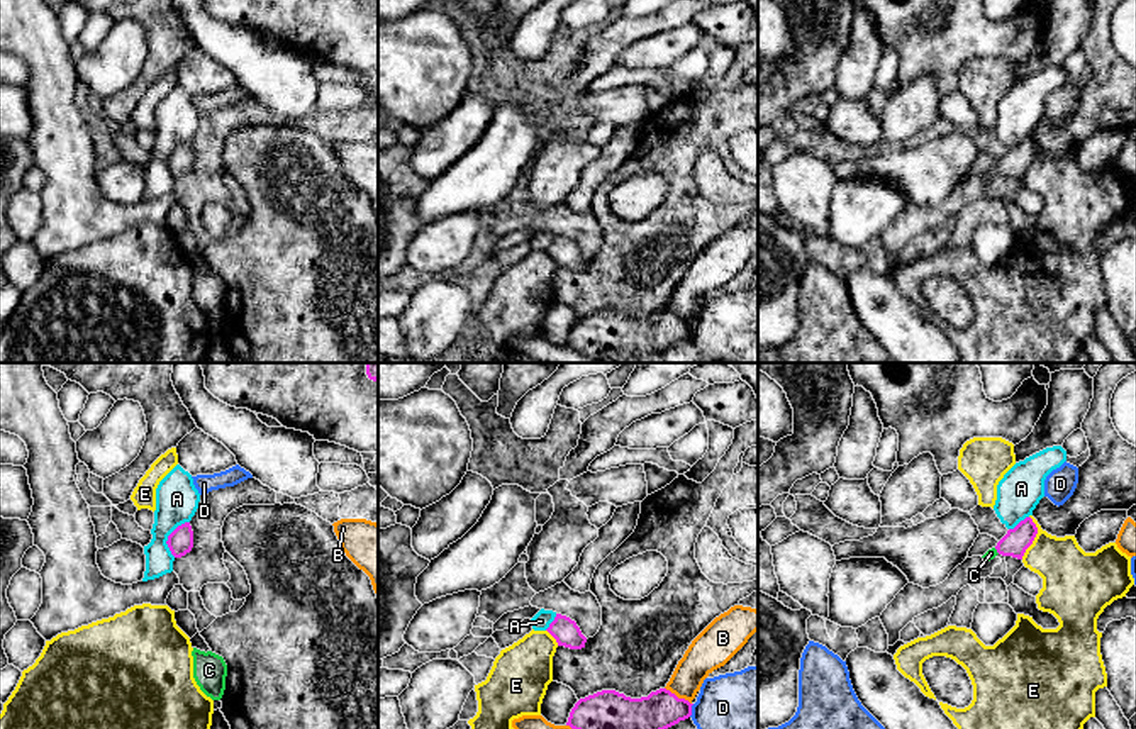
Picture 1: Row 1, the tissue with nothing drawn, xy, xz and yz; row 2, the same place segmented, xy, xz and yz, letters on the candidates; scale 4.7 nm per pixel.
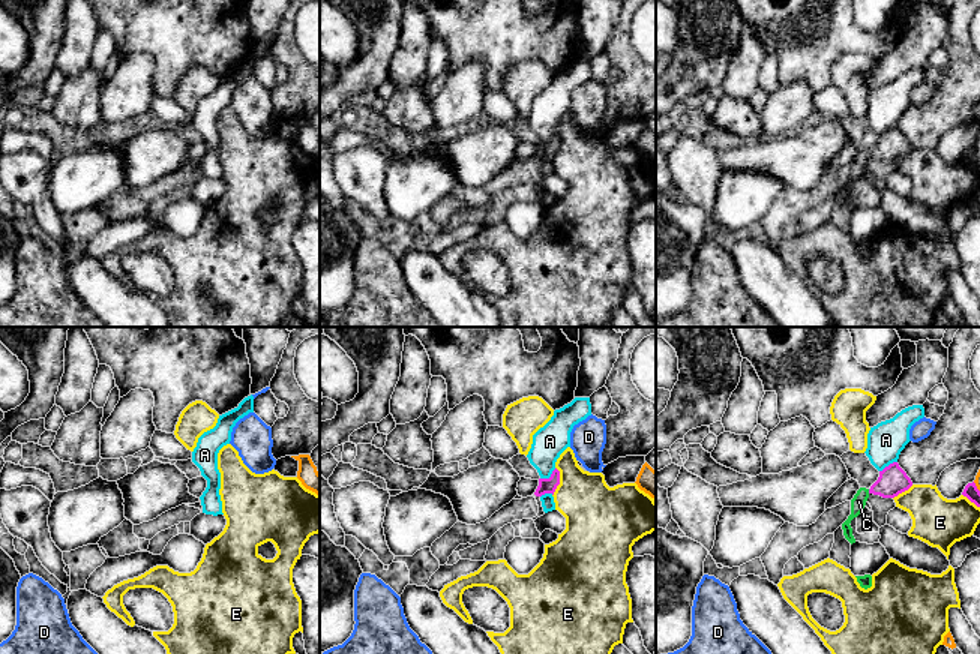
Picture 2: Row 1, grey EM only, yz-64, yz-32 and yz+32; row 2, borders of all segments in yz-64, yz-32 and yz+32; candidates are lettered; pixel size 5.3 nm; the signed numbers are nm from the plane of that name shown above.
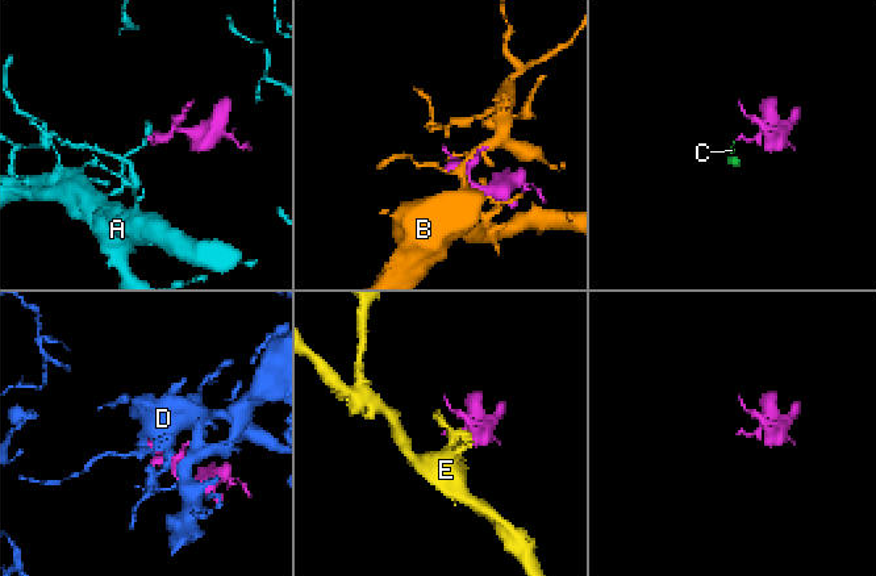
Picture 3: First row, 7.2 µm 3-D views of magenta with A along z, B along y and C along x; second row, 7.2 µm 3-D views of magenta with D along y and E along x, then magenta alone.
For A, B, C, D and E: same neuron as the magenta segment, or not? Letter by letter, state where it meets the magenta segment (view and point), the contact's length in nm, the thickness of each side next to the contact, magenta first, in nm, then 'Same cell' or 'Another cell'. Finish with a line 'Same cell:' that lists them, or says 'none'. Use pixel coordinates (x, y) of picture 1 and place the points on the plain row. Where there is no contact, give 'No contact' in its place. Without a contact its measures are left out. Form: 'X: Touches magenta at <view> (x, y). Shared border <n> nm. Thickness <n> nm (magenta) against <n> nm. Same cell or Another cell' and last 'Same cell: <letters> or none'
A: Touches magenta at xy (168, 156). Shared border 190 nm. Thickness 120 nm (magenta) against 200 nm. Another cell
B: Touches magenta at xz (677, 317). Shared border 150 nm. Thickness 190 nm (magenta) against 170 nm. Another cell
C: Touches magenta at yz (997, 172). Shared border 40 nm. Thickness 120 nm (magenta) against 50 nm. Same cell
D: Touches magenta at xz (690, 331). Shared border 70 nm. Thickness 190 nm (magenta) against 440 nm. Another cell
E: Touches magenta at yz (1035, 156). Shared border 220 nm. Thickness 120 nm (magenta) against 260 nm. Another cell
Same cell: C

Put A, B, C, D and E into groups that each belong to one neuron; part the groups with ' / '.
A / B / C / D / E

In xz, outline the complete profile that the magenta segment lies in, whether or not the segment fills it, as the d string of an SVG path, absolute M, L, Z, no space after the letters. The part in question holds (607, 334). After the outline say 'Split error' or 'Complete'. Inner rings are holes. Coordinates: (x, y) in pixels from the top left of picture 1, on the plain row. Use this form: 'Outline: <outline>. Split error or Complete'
Outline: M666 309L631 319L615 310L602 310L580 319L566 346L599 361L617 361L665 351L692 336L692 326Z. Complete

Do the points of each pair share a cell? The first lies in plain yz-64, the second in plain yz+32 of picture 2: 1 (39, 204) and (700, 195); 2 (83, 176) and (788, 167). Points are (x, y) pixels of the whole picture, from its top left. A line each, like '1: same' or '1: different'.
1: same
2: different

